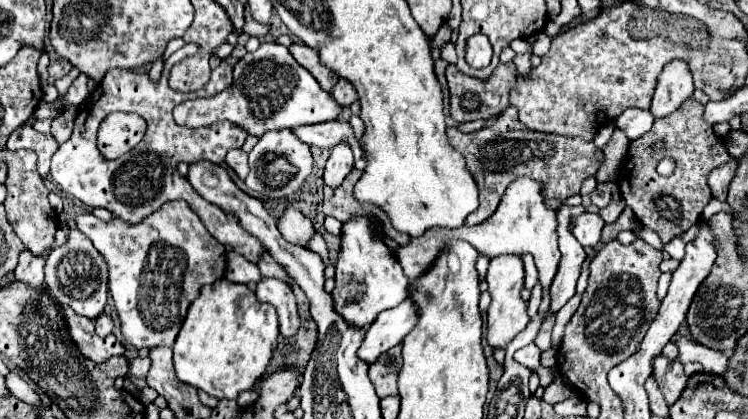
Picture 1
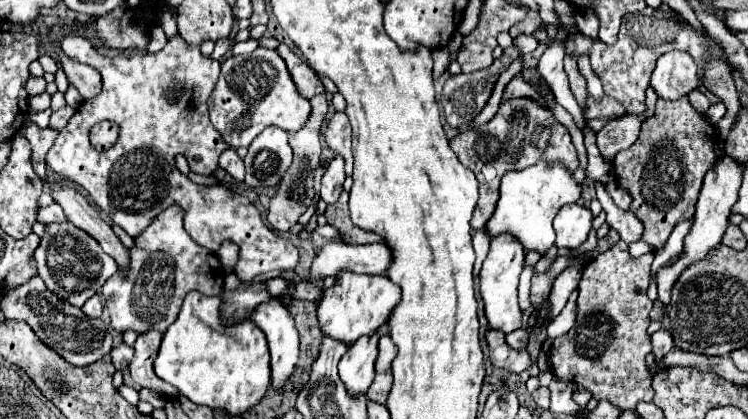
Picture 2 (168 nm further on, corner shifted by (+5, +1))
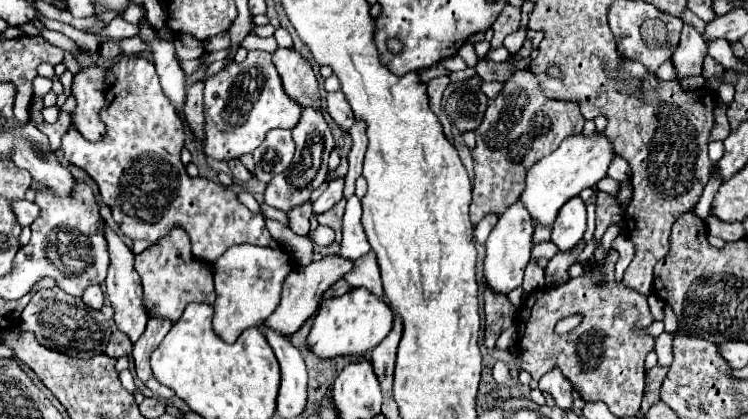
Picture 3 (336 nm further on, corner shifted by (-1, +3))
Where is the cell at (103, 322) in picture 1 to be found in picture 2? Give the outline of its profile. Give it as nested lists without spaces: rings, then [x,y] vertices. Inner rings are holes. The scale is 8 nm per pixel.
[[[95,294],[93,298],[89,298],[81,310],[83,310],[89,318],[101,318],[101,310],[103,310],[101,296],[99,296],[99,294]]]

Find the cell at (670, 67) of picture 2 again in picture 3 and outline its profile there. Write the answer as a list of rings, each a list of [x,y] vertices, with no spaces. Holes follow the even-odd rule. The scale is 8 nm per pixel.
[[[685,24],[681,30],[679,46],[671,56],[671,60],[679,72],[679,78],[685,78],[691,74],[701,74],[701,64],[703,64],[705,54],[707,54],[707,48],[703,44],[701,34],[695,30],[695,26]]]

